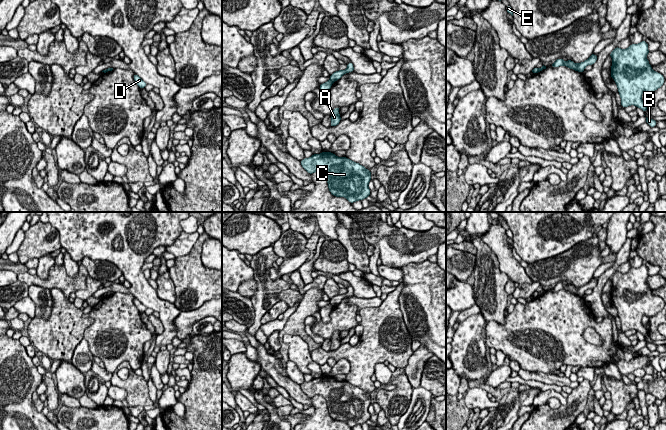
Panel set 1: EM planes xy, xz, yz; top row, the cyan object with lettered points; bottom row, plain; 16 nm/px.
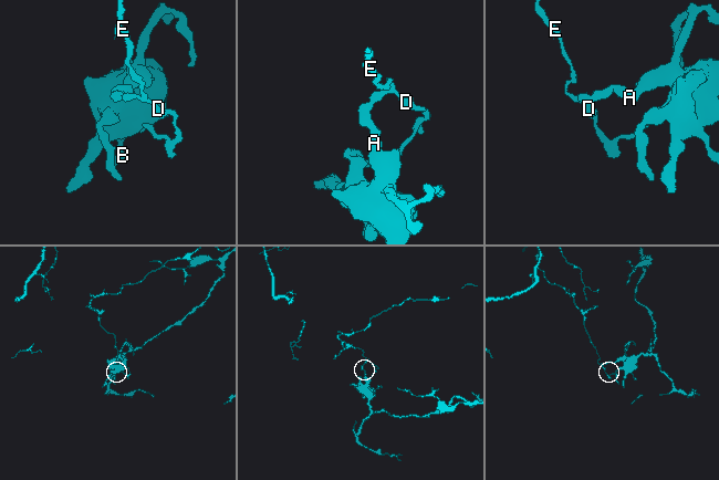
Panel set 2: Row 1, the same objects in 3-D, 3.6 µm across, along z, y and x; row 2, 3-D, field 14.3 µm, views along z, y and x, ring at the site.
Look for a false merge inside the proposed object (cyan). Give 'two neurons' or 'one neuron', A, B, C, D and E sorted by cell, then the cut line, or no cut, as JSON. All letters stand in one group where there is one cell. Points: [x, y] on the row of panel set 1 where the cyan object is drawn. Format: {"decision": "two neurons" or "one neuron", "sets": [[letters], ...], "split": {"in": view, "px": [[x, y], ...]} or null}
{"decision": "two neurons", "sets": [["A", "B", "C"], ["D", "E"]], "split": {"in": "xz", "px": [[330, 79], [332, 82]]}}

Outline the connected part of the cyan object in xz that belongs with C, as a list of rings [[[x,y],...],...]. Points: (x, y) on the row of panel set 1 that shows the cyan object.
[[[322,151],[321,154],[313,154],[309,158],[300,161],[301,166],[309,173],[322,172],[327,179],[330,193],[335,197],[344,197],[350,203],[366,199],[371,190],[368,187],[371,181],[371,171],[347,157],[337,157],[334,153]]]

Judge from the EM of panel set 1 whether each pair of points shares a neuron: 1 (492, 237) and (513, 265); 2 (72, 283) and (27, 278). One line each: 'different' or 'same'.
1: same
2: same

